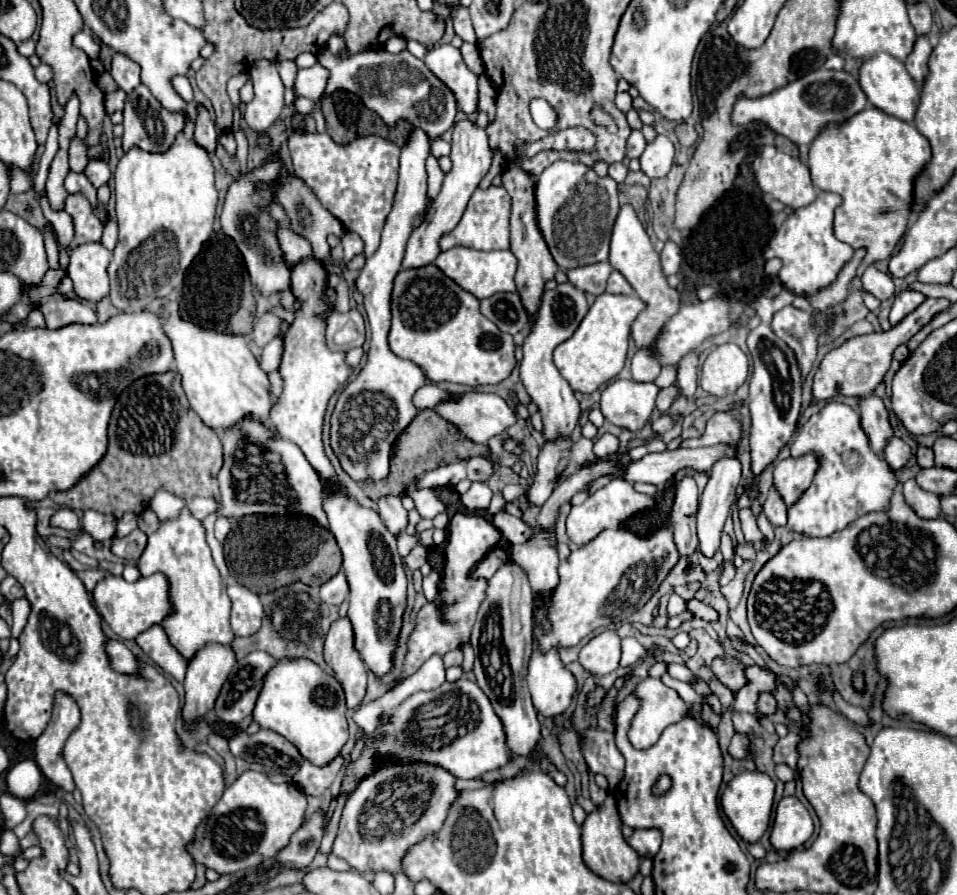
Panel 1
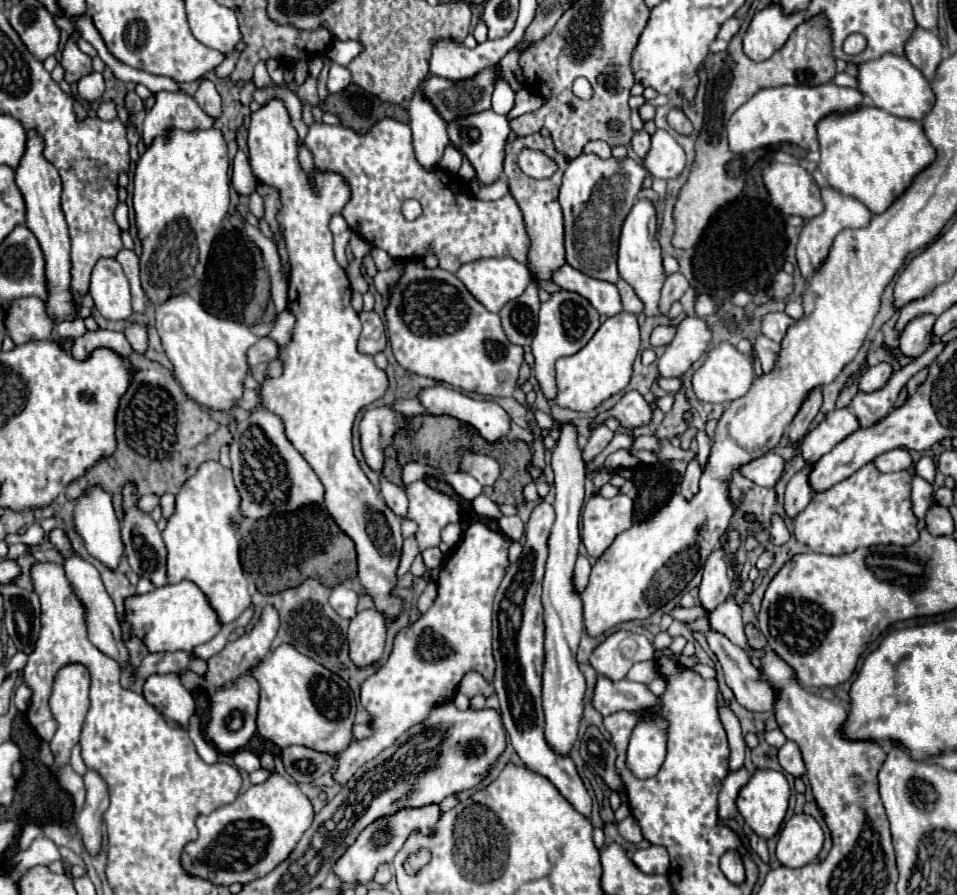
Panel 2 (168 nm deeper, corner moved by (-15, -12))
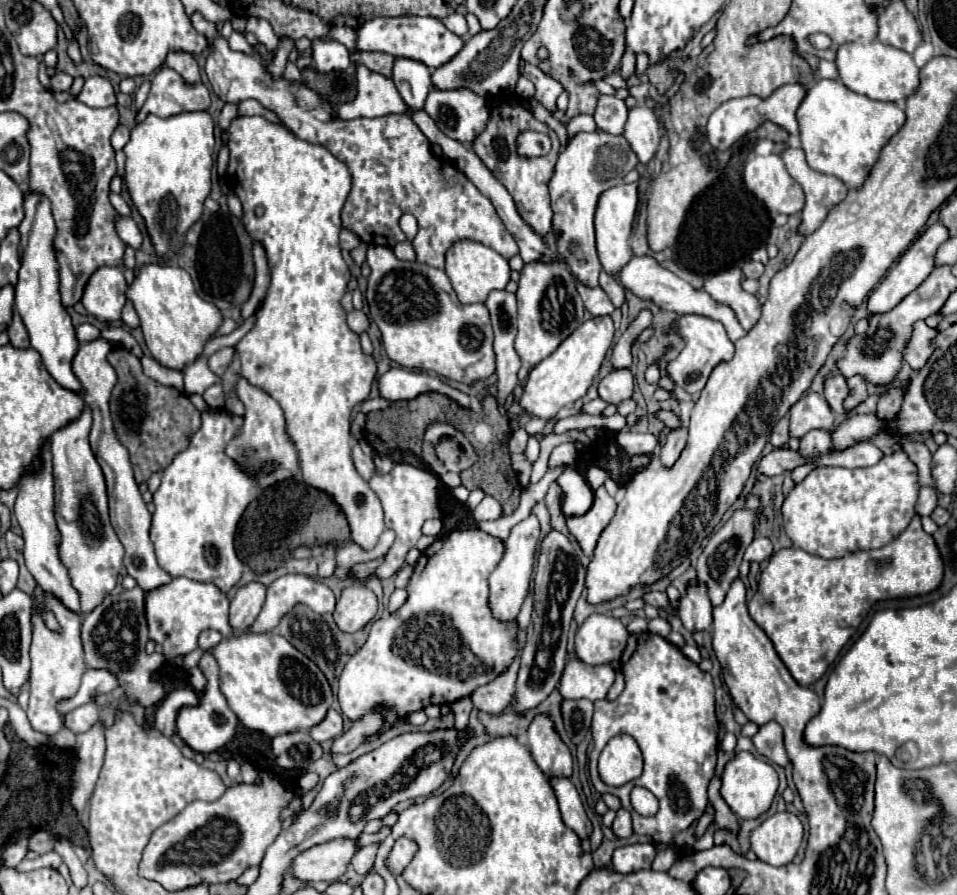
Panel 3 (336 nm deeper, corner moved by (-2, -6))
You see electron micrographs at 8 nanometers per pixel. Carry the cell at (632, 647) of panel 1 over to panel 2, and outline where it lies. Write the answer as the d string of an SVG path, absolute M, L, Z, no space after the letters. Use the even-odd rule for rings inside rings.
M653 659L635 663L627 673L629 681L637 681L637 683L645 683L645 685L651 683L655 677L659 677L659 667L657 667L657 663Z

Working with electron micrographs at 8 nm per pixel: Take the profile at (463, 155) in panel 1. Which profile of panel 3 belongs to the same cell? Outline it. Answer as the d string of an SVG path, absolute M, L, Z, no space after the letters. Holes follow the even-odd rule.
M432 87L428 97L426 97L424 111L434 119L434 123L438 125L438 129L444 135L448 135L450 139L456 139L464 145L470 145L476 139L476 135L482 133L482 127L486 127L486 119L490 117L488 101L480 95L476 95L472 89L466 89L466 87L446 89L446 91Z

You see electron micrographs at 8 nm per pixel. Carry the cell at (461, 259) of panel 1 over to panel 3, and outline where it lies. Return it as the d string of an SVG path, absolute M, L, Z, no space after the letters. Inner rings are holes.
M462 239L456 241L446 251L446 275L450 277L458 299L470 305L470 303L484 303L488 293L494 289L504 289L506 283L510 281L510 267L508 261L494 249L470 239Z

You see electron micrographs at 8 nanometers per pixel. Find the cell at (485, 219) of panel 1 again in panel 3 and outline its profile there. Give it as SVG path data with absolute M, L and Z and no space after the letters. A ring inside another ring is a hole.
M192 13L190 21L192 27L208 39L210 55L206 57L206 75L214 93L224 103L256 99L262 107L274 111L280 123L296 137L324 145L334 157L344 159L352 175L352 191L342 209L342 225L354 231L364 243L394 247L406 239L398 225L400 217L404 213L416 213L418 233L412 239L412 245L418 263L444 269L444 253L458 239L488 245L504 259L518 255L518 245L498 217L492 201L482 195L454 163L440 163L432 153L426 135L416 123L410 123L406 115L344 121L336 115L336 105L324 101L304 83L292 83L284 77L274 79L256 55L232 51L216 23L204 19L202 13Z

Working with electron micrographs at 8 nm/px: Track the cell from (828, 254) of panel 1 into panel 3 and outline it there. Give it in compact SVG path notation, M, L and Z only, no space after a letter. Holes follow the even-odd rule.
M786 147L782 151L782 159L784 159L786 169L792 175L792 179L796 179L804 189L806 207L802 211L804 219L802 219L800 231L804 235L808 235L822 223L822 219L826 217L826 211L830 211L830 207L834 203L838 203L838 199L846 197L848 189L838 177L824 175L824 173L810 169L802 149Z

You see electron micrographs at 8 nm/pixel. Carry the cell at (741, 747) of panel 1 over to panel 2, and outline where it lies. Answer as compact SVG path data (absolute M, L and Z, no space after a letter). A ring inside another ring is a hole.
M745 767L737 769L737 771L731 771L727 775L727 779L723 781L723 789L719 793L719 817L721 819L729 819L729 817L735 817L737 815L737 809L735 809L735 799L741 791L743 785L747 785L749 781L749 773Z

